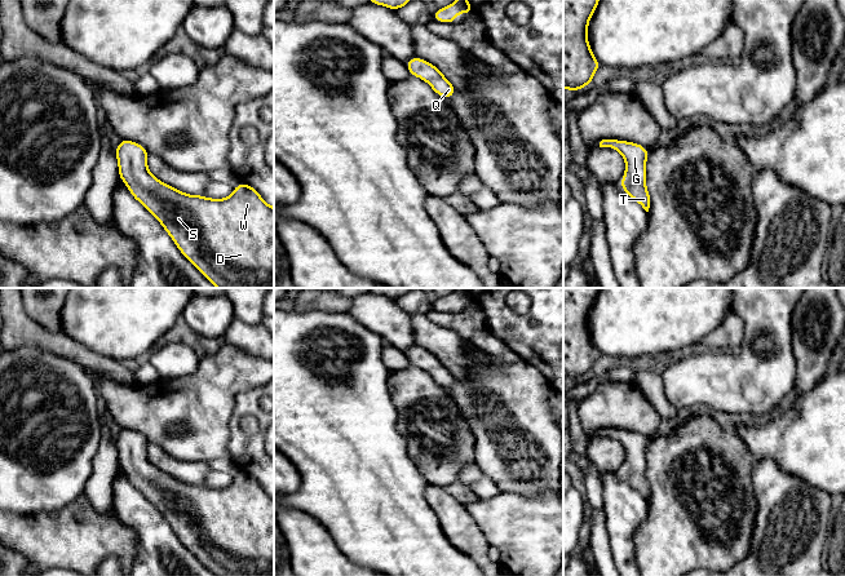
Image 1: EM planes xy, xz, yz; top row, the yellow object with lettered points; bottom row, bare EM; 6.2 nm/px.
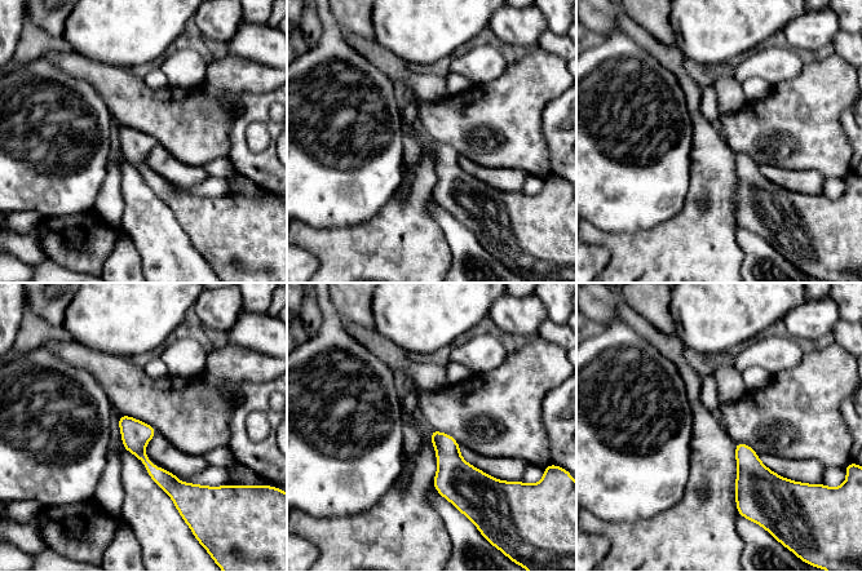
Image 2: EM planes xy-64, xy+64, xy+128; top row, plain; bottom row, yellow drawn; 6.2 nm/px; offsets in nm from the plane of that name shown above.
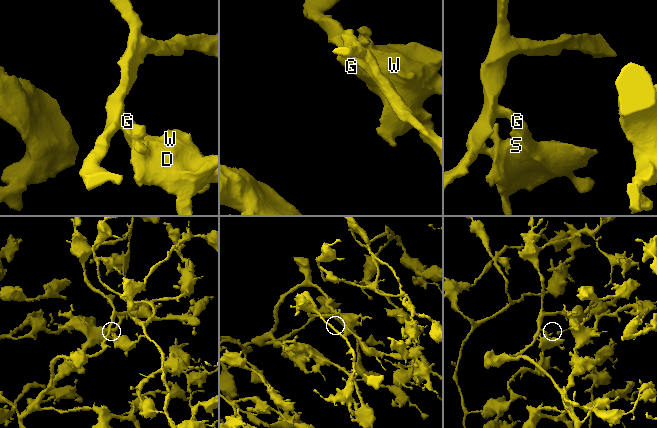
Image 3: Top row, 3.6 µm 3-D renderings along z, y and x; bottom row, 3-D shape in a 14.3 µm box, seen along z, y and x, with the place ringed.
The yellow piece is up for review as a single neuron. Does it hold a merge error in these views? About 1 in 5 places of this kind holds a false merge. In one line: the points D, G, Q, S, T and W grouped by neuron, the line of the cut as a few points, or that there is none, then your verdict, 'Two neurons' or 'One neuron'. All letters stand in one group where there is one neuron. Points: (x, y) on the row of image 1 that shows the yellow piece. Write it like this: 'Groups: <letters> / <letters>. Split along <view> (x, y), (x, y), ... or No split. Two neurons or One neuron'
Groups: D G Q S T W. No split. One neuron

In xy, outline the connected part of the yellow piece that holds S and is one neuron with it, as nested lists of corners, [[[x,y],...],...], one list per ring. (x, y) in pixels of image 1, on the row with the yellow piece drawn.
[[[121,139],[115,147],[119,177],[133,198],[160,222],[180,252],[217,288],[274,288],[274,208],[249,185],[240,182],[225,199],[185,194],[154,177],[147,168],[149,151]]]

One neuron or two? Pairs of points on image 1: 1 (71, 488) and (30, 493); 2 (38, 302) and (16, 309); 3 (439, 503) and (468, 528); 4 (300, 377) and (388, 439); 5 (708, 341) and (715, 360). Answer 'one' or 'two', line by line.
1: one
2: two
3: one
4: one
5: two

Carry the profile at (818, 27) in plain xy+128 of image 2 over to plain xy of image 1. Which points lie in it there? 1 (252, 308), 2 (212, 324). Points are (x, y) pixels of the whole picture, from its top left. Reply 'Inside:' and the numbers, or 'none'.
Inside: 1, 2

